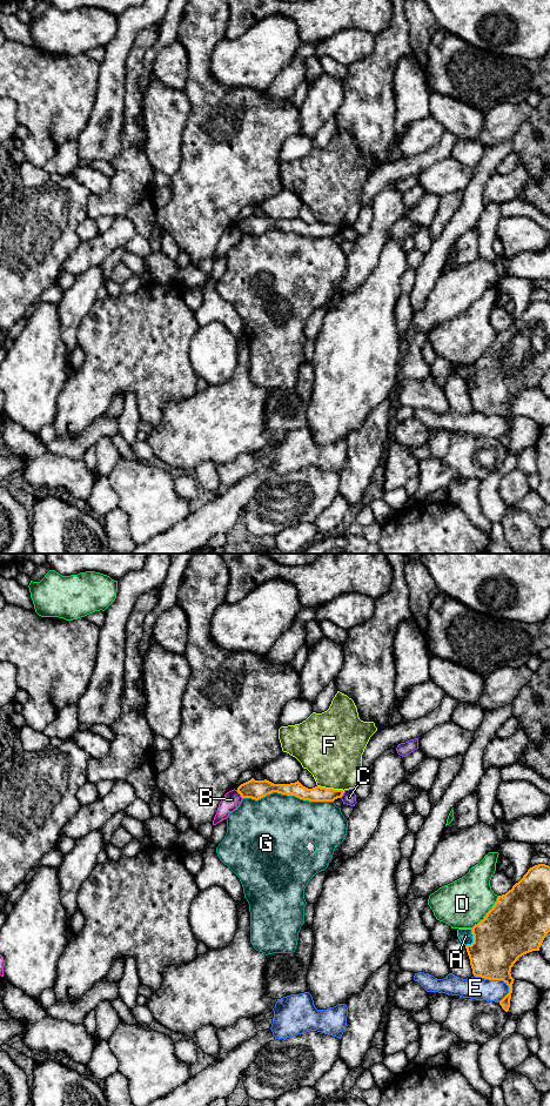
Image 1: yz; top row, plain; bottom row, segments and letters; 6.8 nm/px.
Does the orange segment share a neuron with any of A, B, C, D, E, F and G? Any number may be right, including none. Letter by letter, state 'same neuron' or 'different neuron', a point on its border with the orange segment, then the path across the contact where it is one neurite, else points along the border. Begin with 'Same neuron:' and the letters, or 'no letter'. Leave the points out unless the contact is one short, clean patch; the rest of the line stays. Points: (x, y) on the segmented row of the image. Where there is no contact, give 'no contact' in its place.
Same neuron: no letter
A: different neuron | yz (474, 939)
B: different neuron | yz (240, 793) | along yz (236, 790), (242, 798)
C: different neuron | yz (342, 795)
D: different neuron | yz (487, 913)
E: different neuron | yz (494, 979)
F: different neuron | yz (330, 789)
G: different neuron | yz (288, 795)

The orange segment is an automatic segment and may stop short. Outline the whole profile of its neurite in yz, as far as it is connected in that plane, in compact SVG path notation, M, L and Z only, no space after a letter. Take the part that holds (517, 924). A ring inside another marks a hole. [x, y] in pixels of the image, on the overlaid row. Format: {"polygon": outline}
{"polygon": "M545 864L530 867L472 927L474 943L465 946L472 974L503 980L509 986L509 993L499 1001L505 1012L515 980L511 967L519 957L539 951L549 932L550 866Z"}

